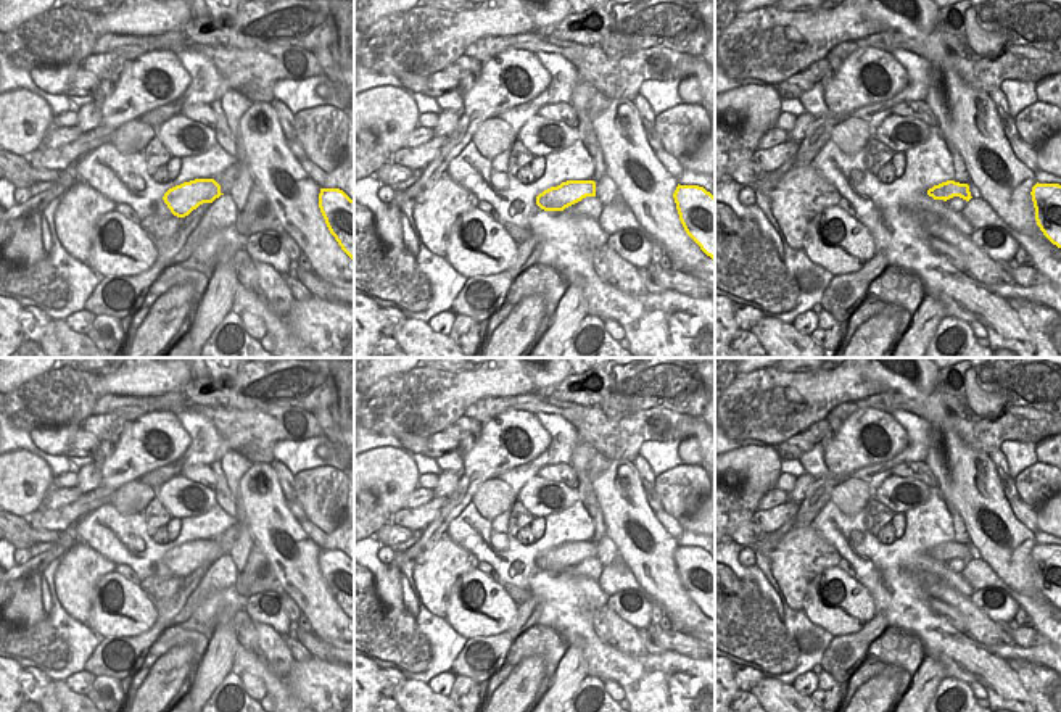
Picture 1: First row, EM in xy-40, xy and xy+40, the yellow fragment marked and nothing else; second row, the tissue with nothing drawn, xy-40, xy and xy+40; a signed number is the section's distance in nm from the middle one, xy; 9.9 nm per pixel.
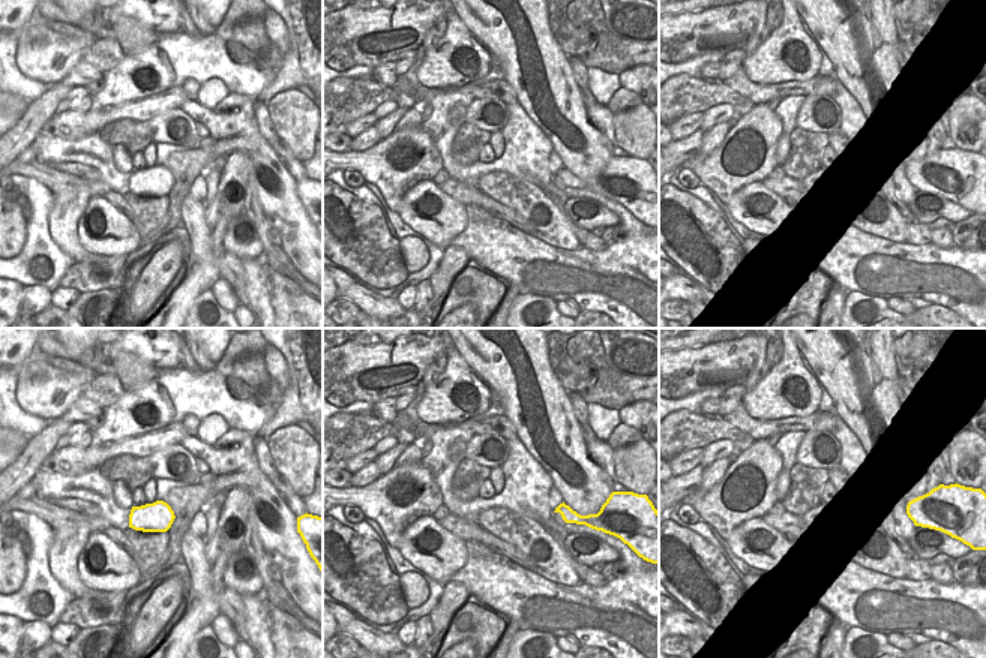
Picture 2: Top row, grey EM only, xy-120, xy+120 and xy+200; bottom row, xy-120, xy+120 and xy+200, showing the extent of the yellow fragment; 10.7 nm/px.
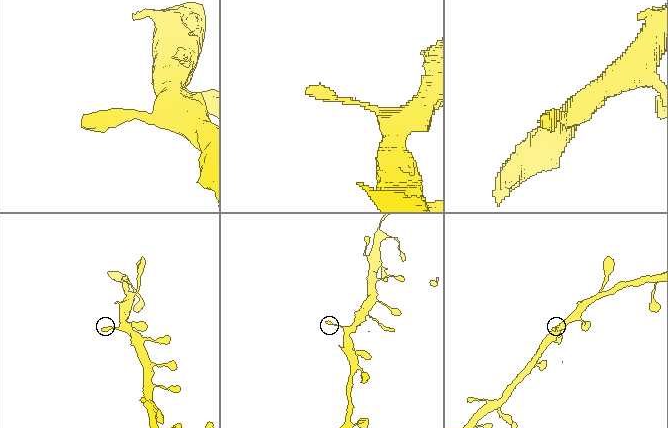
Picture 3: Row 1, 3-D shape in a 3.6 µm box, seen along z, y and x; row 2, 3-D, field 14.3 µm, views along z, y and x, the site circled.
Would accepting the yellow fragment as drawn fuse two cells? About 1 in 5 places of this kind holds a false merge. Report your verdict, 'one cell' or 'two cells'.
one cell

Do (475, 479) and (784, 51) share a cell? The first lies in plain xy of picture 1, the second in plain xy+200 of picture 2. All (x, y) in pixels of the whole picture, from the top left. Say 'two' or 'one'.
one

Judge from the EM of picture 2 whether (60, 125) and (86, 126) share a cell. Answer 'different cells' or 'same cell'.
same cell

